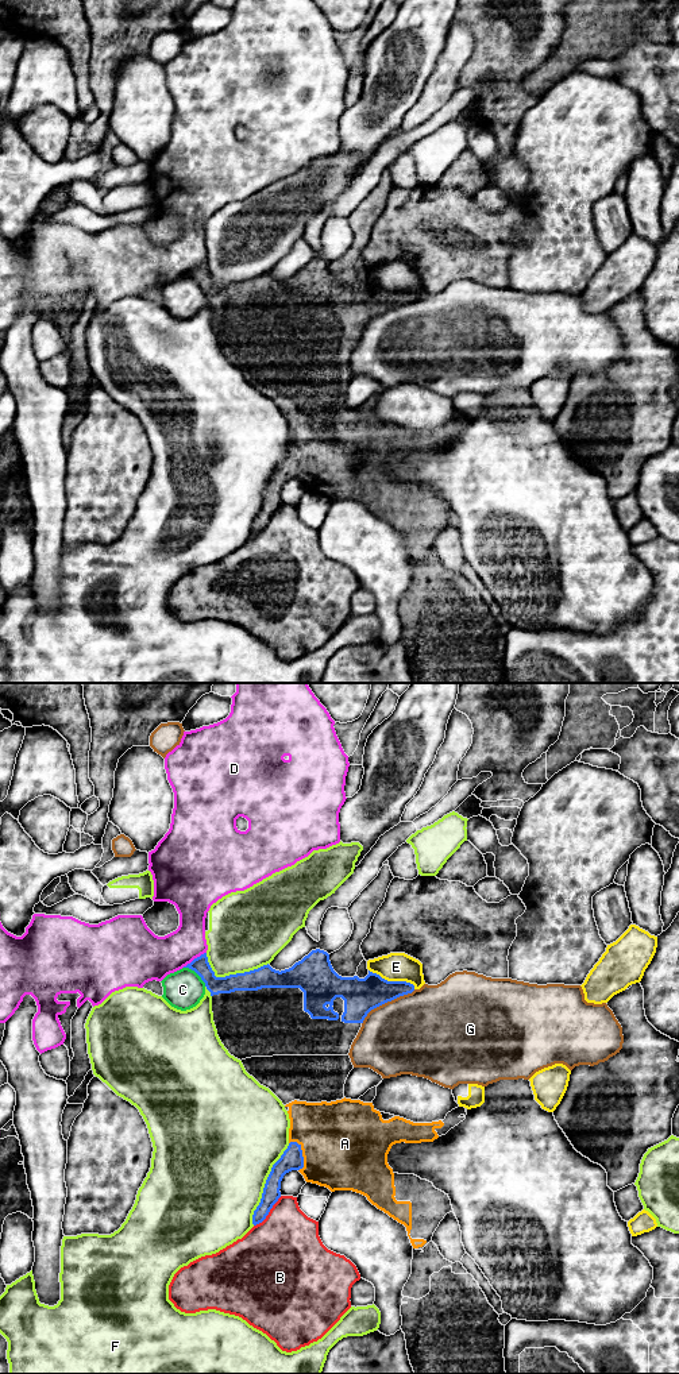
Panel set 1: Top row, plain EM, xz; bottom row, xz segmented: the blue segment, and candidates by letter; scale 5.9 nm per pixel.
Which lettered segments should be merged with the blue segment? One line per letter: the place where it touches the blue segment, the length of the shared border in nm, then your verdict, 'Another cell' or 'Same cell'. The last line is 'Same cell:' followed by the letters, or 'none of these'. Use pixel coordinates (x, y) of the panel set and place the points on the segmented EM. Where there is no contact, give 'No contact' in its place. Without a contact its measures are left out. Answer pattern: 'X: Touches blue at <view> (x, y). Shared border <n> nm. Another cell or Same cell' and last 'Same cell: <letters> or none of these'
A: Touches blue at xz (301, 1154). Shared border 190 nm. Same cell
B: Touches blue at xz (269, 1211). Shared border 240 nm. Another cell
C: Touches blue at xz (196, 972). Shared border 180 nm. Another cell
D: Touches blue at xz (195, 958). Shared border 170 nm. Another cell
E: Touches blue at xz (393, 981). Shared border 300 nm. Another cell
F: Touches blue at xz (265, 1184). Shared border 550 nm. Another cell
G: Touches blue at xz (386, 1002). Shared border 380 nm. Another cell
Same cell: A

